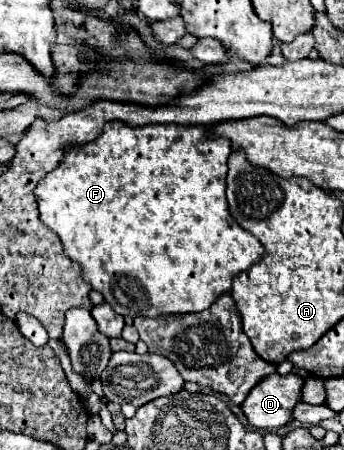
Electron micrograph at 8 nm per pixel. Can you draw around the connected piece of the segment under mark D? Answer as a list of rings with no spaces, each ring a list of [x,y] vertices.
[[[269,374],[259,380],[257,388],[249,392],[241,410],[251,426],[275,430],[293,420],[291,410],[301,402],[303,378],[297,374]]]

